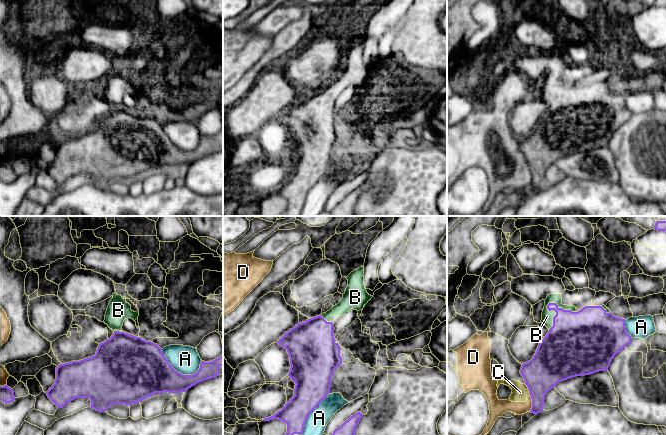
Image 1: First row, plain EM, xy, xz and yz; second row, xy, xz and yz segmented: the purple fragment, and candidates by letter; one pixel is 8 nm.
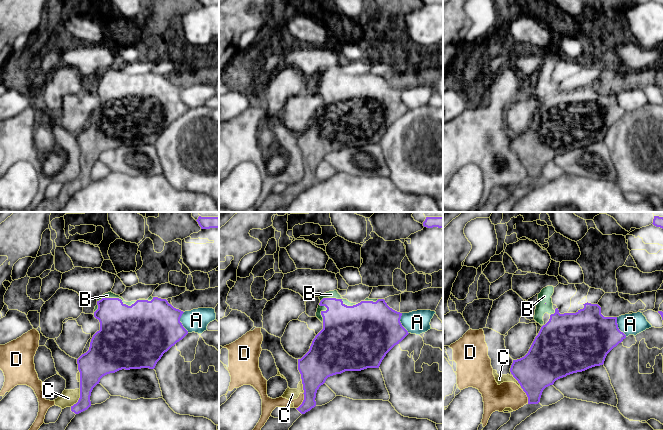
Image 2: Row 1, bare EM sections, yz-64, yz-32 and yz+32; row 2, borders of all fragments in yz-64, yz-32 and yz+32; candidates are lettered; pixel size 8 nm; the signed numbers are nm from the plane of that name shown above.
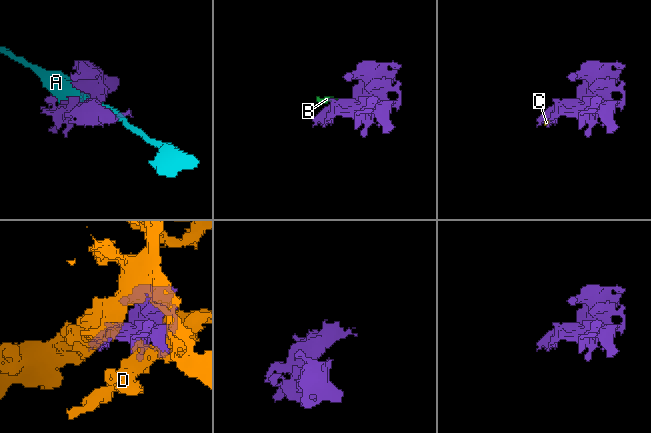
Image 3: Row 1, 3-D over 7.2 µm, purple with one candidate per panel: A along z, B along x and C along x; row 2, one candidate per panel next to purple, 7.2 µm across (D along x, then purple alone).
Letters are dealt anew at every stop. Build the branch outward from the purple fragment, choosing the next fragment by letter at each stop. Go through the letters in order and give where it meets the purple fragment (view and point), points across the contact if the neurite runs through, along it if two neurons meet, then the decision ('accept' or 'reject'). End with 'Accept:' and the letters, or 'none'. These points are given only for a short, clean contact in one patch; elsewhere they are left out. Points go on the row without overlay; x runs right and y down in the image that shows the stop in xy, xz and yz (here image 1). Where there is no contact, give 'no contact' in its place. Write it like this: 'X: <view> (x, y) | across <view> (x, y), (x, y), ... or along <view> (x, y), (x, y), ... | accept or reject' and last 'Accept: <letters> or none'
A: xy (177, 147) | reject
B: yz (547, 82) | accept
C: yz (528, 165) | reject
D: yz (532, 179) | reject
Accept: B

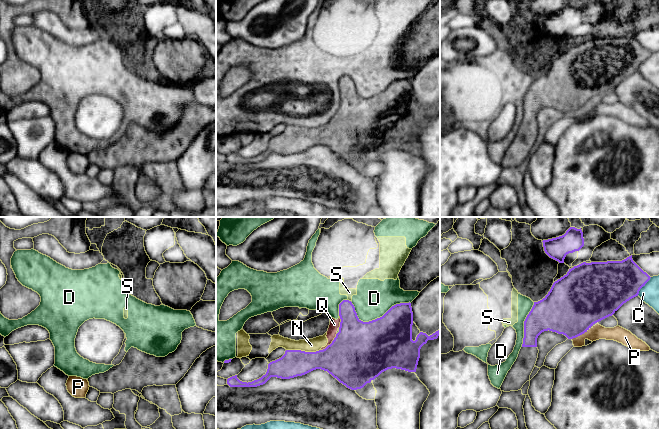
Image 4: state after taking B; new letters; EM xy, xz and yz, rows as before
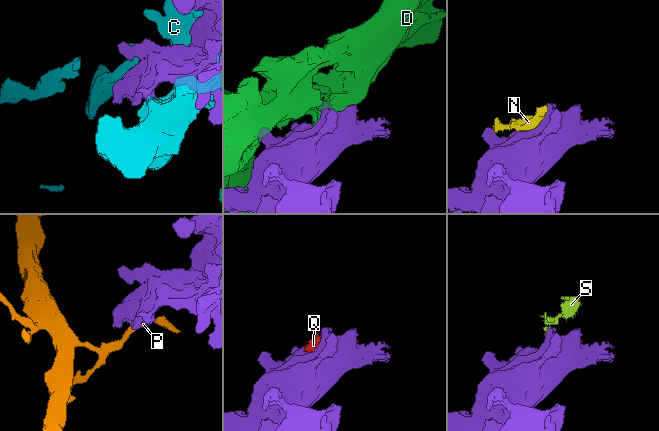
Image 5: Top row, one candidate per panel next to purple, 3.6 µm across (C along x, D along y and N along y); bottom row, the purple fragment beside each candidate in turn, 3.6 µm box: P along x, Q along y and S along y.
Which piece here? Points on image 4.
C: yz (643, 61) | reject
D: xz (376, 95) | reject
N: xz (303, 127) | reject
P: yz (581, 110) | along yz (590, 103), (587, 107), (572, 115) | reject
Q: xz (331, 119) | reject
S: xz (348, 76) | along xz (348, 75), (350, 77) | reject
Accept: none

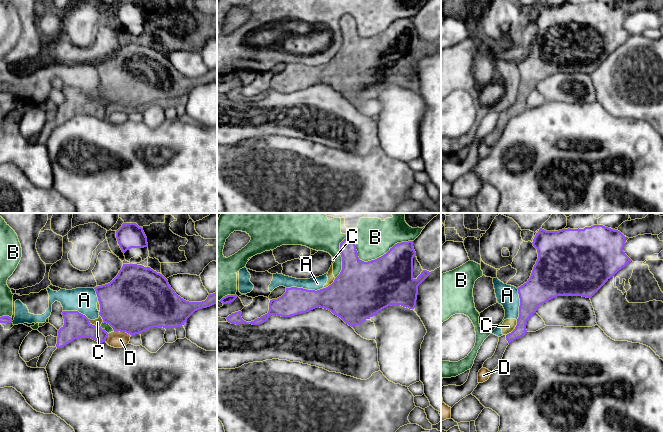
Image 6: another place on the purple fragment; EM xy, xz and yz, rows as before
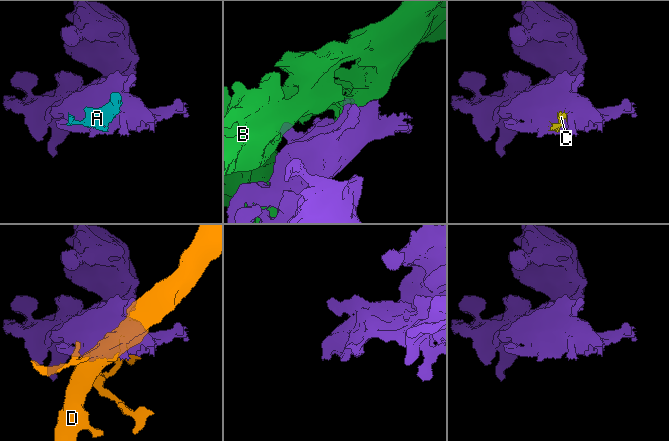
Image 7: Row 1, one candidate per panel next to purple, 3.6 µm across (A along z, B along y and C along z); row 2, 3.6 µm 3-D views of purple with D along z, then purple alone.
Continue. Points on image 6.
A: xz (305, 65) | reject
B: xz (376, 35) | reject
C: yz (515, 104) | reject
D: xy (122, 107) | along xy (114, 106), (127, 108), (130, 111) | reject
Accept: none

